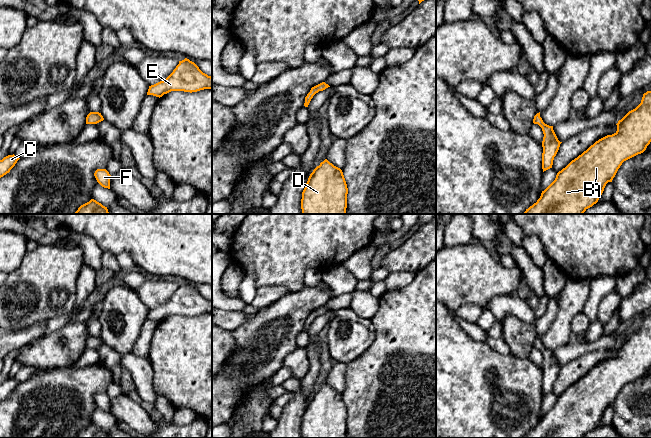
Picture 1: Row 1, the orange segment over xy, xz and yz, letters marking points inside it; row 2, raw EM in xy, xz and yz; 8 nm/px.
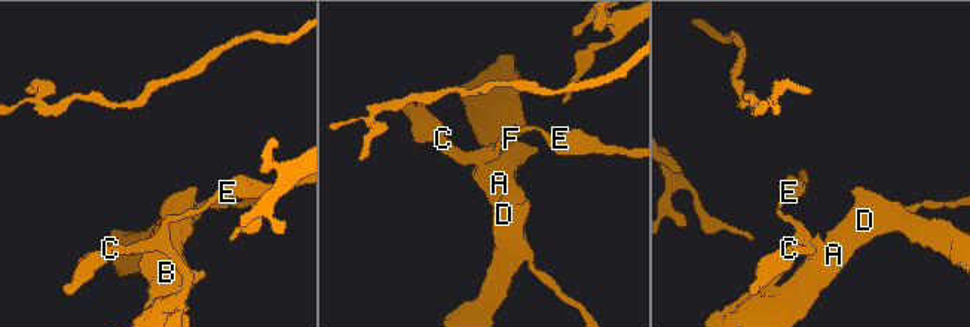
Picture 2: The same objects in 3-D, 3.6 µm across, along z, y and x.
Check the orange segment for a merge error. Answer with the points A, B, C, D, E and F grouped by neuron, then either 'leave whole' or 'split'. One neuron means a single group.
A B C D F / E; split

